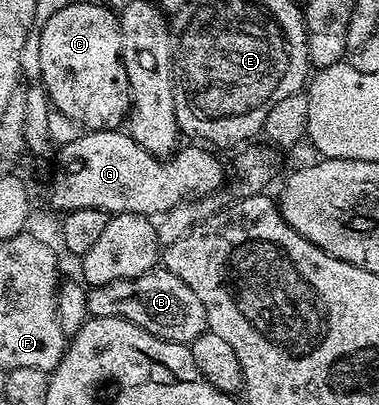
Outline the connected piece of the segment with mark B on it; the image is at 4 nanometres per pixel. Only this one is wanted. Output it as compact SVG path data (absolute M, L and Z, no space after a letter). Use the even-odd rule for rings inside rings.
M165 267L148 268L138 277L127 281L114 281L108 285L96 285L87 297L88 314L91 317L120 317L153 335L162 341L176 341L178 345L187 345L208 332L207 316L201 299L177 275Z

